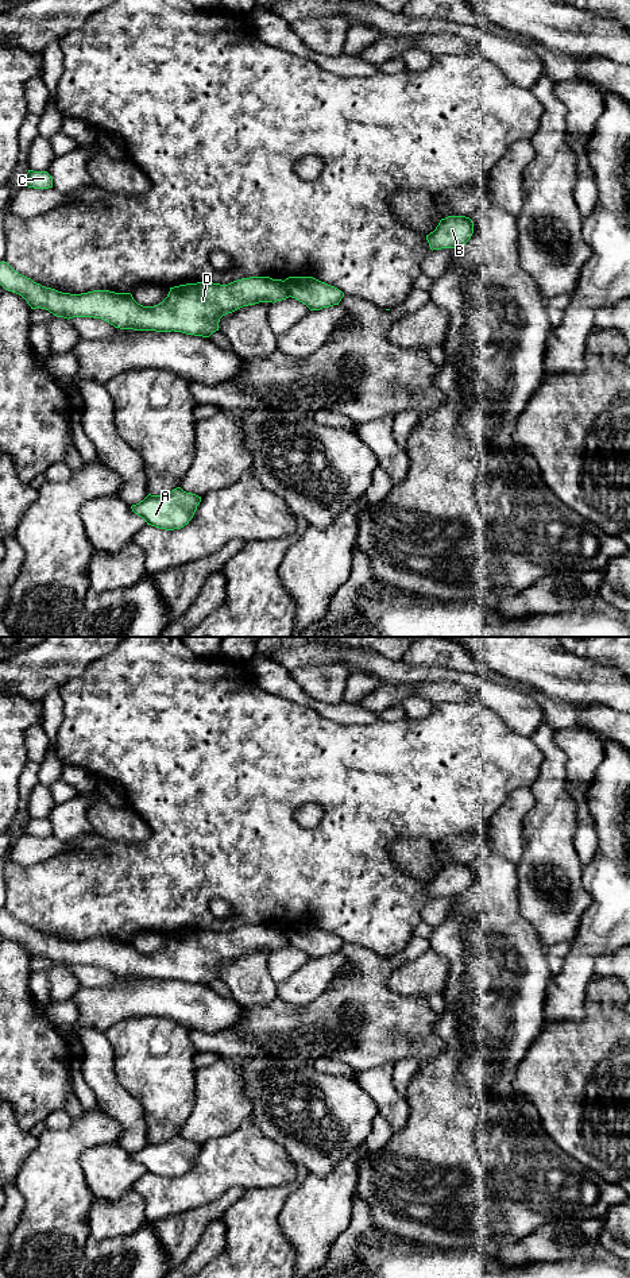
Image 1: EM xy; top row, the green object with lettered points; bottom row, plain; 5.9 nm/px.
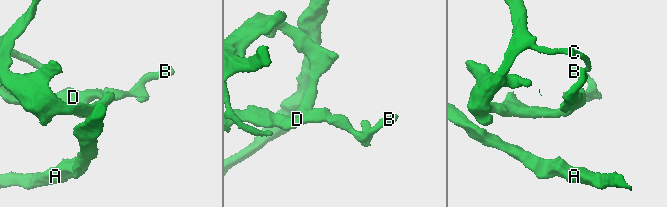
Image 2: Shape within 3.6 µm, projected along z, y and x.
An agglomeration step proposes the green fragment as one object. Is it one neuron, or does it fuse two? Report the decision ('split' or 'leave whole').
split

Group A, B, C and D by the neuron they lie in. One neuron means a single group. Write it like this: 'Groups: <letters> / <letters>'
Groups: A C D / B

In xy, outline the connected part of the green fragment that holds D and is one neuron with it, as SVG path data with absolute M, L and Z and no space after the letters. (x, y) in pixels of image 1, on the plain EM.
M4 908L0 910L0 933L22 943L31 957L46 957L57 965L93 965L120 977L174 978L202 985L219 978L220 966L228 961L290 945L285 928L250 924L228 933L197 930L174 934L161 951L143 954L131 941L62 941L19 922Z

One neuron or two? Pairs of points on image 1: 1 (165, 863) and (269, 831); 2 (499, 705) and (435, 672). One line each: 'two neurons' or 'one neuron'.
1: one neuron
2: one neuron

